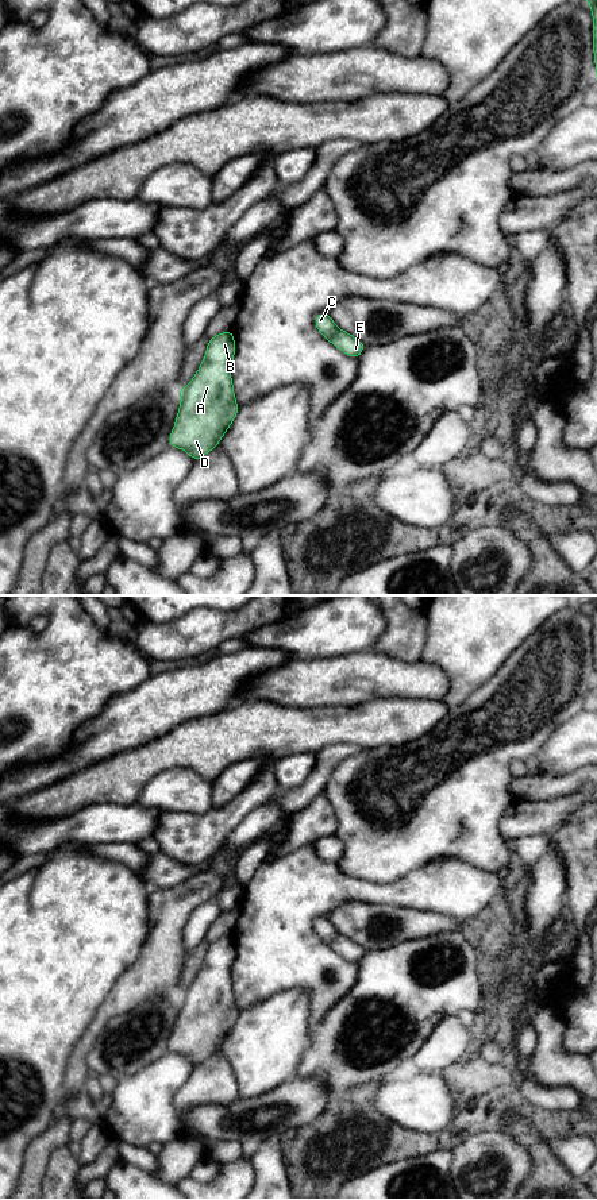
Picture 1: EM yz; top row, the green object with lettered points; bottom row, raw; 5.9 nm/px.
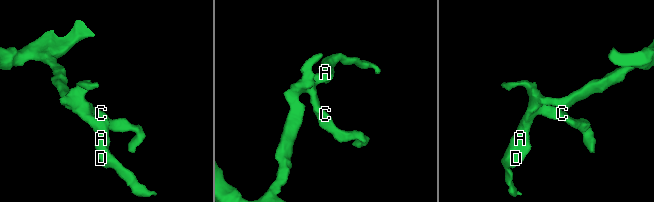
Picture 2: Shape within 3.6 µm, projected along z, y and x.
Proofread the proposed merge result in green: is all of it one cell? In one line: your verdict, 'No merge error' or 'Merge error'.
No merge error

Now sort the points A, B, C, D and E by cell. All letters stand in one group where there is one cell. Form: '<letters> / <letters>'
A B C D E

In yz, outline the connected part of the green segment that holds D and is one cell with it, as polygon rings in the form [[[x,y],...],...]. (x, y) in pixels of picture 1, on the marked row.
[[[232,331],[208,339],[194,377],[178,389],[180,408],[169,447],[185,451],[196,462],[219,445],[238,416],[239,405],[231,377],[234,358]]]

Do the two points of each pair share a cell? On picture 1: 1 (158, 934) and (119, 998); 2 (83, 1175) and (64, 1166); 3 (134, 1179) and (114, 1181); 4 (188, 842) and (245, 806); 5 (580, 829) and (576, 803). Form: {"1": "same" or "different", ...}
{"1": "same", "2": "different", "3": "same", "4": "same", "5": "different"}

